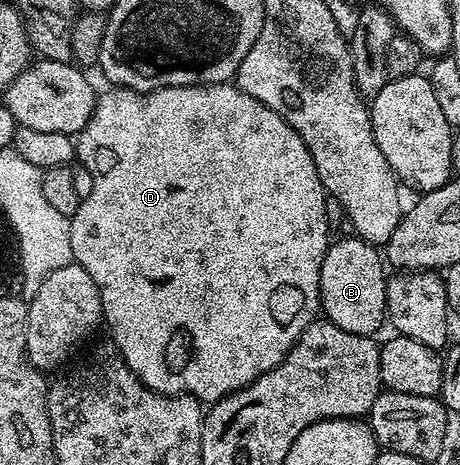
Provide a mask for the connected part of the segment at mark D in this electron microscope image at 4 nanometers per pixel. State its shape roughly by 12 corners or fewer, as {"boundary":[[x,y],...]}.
{"boundary":[[234,83],[98,97],[71,255],[210,406],[320,311],[329,199]]}

